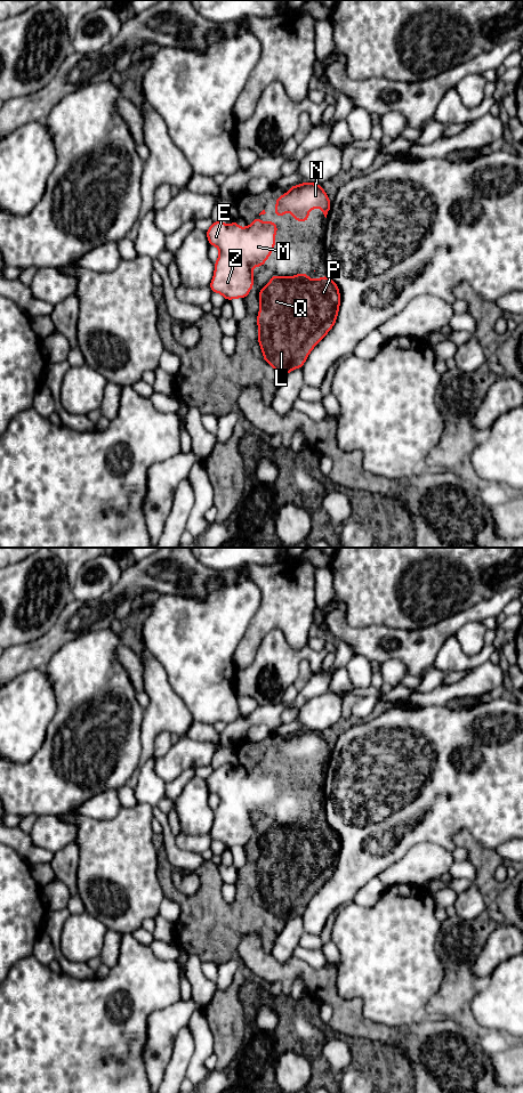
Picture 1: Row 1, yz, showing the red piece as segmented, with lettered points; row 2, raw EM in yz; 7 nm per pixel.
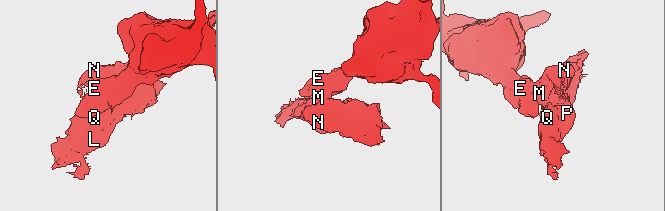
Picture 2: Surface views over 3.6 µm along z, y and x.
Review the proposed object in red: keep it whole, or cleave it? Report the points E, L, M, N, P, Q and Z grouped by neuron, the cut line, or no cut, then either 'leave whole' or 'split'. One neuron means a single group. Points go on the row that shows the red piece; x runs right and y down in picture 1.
groups E Z / L M N P Q; cut yz (228, 226), (226, 242), (251, 269); split

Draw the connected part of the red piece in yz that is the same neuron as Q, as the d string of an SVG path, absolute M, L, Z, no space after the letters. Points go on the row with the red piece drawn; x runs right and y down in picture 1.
M273 274L258 297L258 341L264 359L283 379L291 370L301 369L312 349L332 329L339 310L339 290L328 276L314 281L307 274L297 274L293 277Z

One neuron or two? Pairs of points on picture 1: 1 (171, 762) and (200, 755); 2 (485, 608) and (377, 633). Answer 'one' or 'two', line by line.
1: one
2: one

